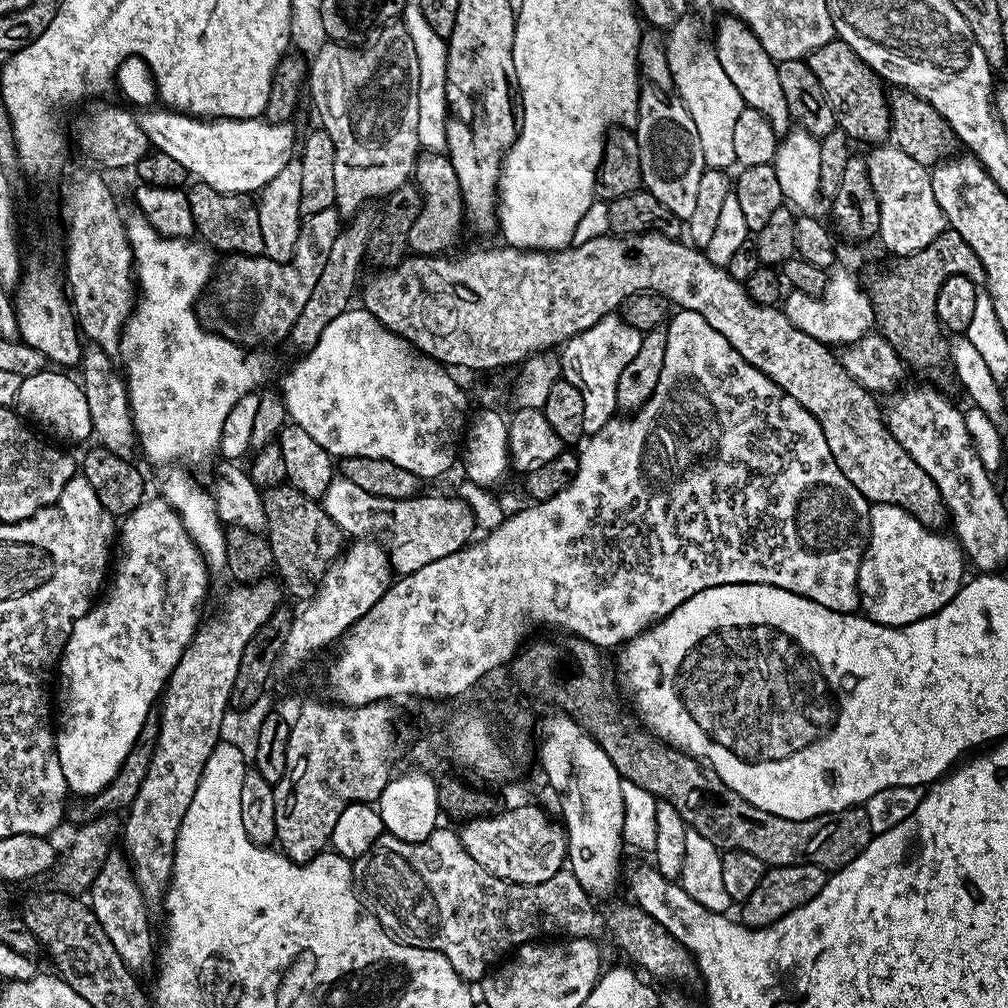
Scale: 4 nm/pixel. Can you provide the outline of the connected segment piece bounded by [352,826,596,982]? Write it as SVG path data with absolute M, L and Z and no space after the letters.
M445 826L437 827L436 831L430 834L430 838L426 838L422 842L402 842L398 838L390 835L379 836L374 842L371 852L362 854L359 858L352 861L352 879L355 883L357 893L362 897L363 903L367 905L373 916L378 918L378 922L383 928L393 933L396 939L410 946L418 946L419 948L429 948L435 952L440 952L450 962L450 966L454 966L454 970L466 982L479 982L493 971L494 966L499 965L501 960L513 950L522 944L529 944L545 932L548 938L588 938L593 935L592 931L596 928L596 908L593 897L578 882L578 878L574 878L571 870L562 870L558 874L554 874L554 878L546 878L546 882L541 884L509 884L508 881L498 878L494 874L490 874L490 870L486 870L482 866L478 866L478 862L474 862L474 858L470 858L470 854L466 854L466 850L462 846L459 835L455 831L452 832Z

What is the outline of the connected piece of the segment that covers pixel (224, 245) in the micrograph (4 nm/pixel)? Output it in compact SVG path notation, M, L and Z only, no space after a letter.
M196 182L187 189L190 214L199 239L217 253L237 256L258 256L264 251L262 230L258 223L257 201L251 195L238 192L219 192Z

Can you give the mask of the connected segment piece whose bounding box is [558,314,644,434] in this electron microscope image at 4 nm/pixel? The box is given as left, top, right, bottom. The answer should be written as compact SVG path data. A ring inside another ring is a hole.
M618 314L603 316L590 330L582 330L582 334L572 336L559 349L560 374L562 379L570 382L582 394L582 426L585 433L591 434L602 430L617 415L616 395L618 394L618 377L622 370L626 370L626 365L634 359L634 354L638 354L638 348L642 346L644 333L634 330L633 327L626 326L626 322Z

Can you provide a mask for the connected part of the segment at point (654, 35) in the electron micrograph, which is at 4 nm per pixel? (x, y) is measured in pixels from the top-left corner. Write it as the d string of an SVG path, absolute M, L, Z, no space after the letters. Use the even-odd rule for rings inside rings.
M648 30L643 33L636 64L640 68L640 101L634 131L638 142L638 158L642 162L643 191L650 193L670 214L682 222L694 214L698 186L706 170L700 131L694 126L690 110L677 96L672 83L668 50L661 33Z

